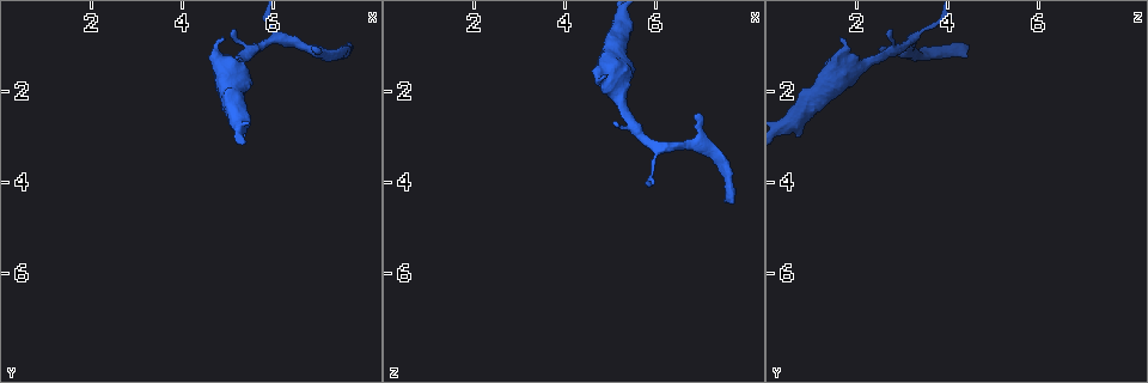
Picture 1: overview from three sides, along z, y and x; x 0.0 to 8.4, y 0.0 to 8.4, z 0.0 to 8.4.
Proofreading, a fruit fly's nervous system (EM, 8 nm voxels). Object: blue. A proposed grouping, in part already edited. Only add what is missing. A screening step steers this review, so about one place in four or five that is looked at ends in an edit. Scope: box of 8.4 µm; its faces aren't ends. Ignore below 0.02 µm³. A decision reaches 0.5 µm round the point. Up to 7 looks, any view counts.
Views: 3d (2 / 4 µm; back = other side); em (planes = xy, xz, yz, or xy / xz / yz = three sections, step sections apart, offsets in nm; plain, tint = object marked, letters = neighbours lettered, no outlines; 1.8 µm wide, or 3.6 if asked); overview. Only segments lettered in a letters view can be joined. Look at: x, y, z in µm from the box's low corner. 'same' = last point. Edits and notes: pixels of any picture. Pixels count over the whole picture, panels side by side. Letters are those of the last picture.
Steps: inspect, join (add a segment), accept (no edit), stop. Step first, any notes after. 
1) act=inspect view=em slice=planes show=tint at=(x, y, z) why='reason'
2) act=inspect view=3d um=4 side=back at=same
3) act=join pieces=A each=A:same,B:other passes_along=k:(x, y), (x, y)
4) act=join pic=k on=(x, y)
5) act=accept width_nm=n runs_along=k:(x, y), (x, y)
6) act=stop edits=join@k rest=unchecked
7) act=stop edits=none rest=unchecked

act=inspect view=3d um=2 at=(7.70, 1.05, 4.40) why='an open end'

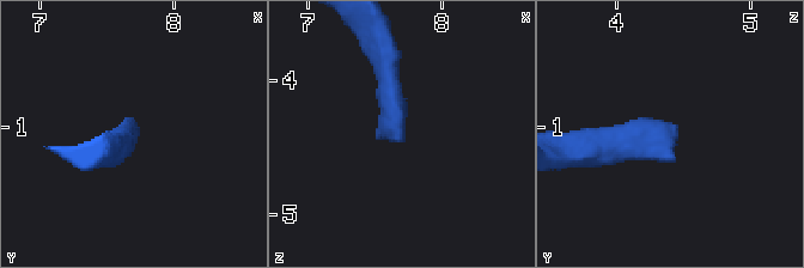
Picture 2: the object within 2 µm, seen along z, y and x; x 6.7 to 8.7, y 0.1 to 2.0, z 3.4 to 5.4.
act=inspect view=em um=3.6 slice=xz step=4 show=letters at=(7.72, 1.00, 4.44)

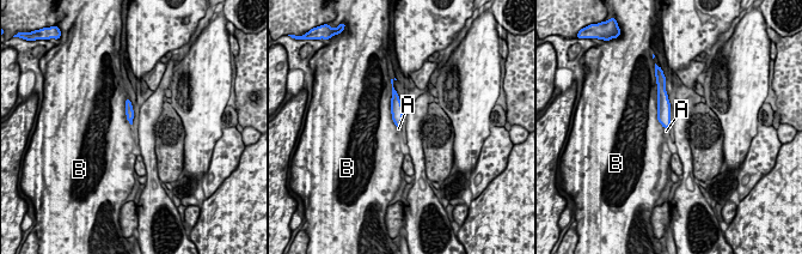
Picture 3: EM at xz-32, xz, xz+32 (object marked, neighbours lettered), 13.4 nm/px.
act=join pieces=A each=A:same,B:other passes_along=3:(663, 109), (666, 127), (666, 131) found='it goes on there'

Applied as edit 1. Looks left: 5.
act=inspect view=em slice=planes show=letters at=(6.95, 1.10, 2.50) why='branch stops here'

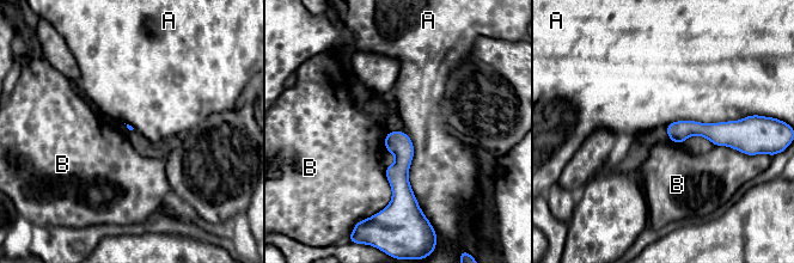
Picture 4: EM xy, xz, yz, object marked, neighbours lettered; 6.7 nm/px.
act=accept each=A:other,B:other border=4:(747, 115), (665, 126) found='none of them fits'

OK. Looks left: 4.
act=inspect view=3d um=2 at=(4.90, 0.80, 1.65) why='free end'

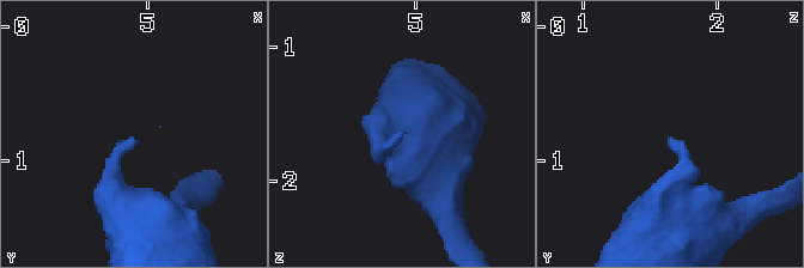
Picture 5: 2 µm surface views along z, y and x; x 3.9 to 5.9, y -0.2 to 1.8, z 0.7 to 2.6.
act=inspect view=em slice=xy step=16 show=tint at=(4.90, 0.84, 1.66)

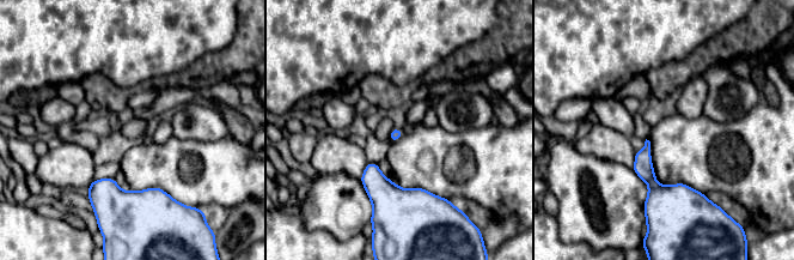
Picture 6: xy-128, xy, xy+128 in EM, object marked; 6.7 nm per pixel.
act=inspect view=em slice=planes show=letters at=same

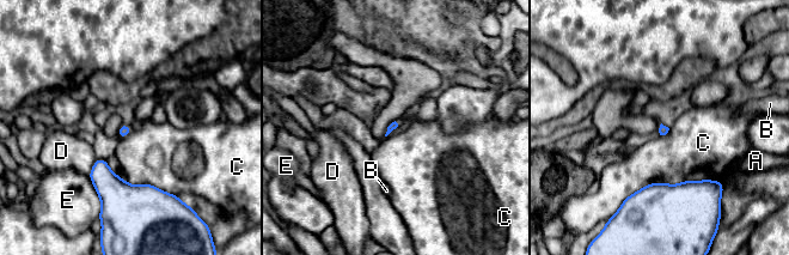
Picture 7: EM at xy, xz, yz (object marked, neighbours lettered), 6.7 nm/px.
act=accept each=A:other,B:other,C:other,D:other,E:other border=7:(719, 180), (656, 183) found='none of them fits'

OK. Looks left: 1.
act=stop edits=join@3 rest=unchecked

